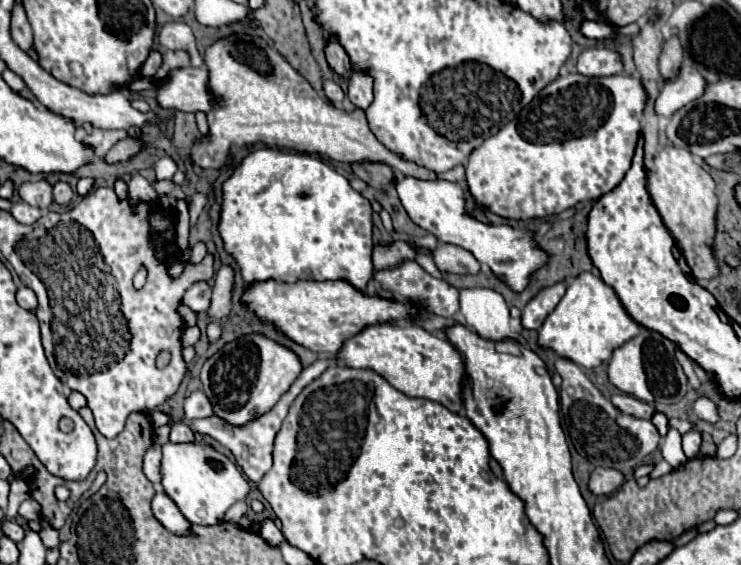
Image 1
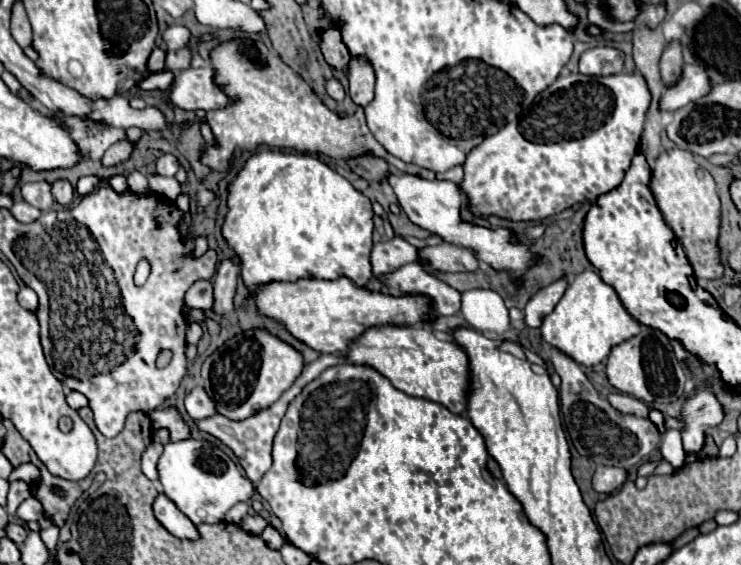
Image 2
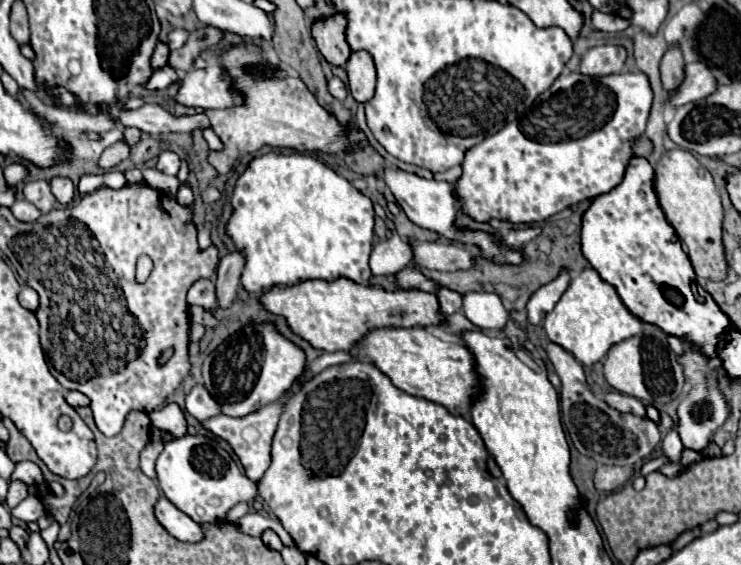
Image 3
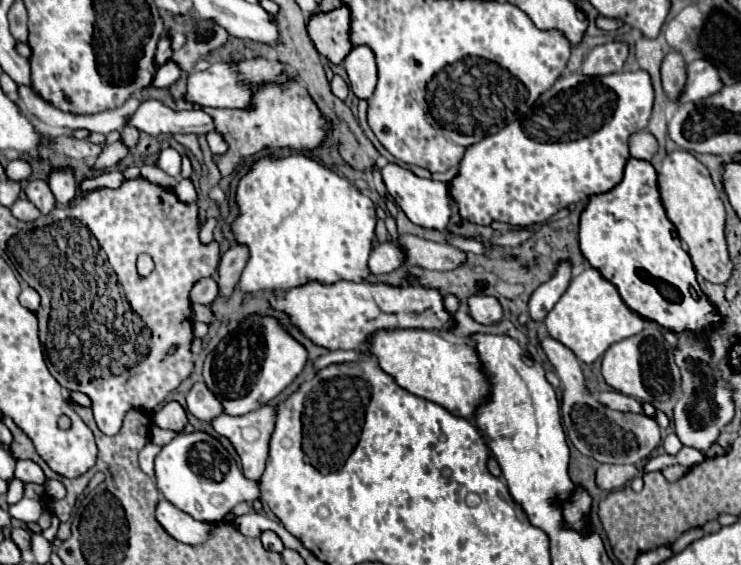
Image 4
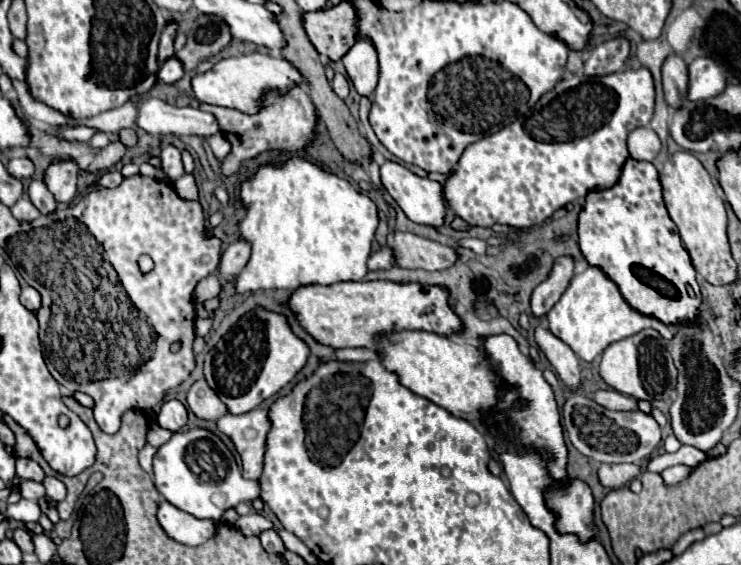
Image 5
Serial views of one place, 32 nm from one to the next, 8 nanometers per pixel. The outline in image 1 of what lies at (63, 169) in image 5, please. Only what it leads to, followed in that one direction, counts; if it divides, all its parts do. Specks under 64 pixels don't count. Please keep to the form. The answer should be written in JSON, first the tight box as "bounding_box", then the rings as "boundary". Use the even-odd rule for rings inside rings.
{"bounding_box":[54,182,72,204],"boundary":[[[56,182],[54,184],[54,200],[58,204],[68,204],[72,200],[72,188],[66,182]]]}

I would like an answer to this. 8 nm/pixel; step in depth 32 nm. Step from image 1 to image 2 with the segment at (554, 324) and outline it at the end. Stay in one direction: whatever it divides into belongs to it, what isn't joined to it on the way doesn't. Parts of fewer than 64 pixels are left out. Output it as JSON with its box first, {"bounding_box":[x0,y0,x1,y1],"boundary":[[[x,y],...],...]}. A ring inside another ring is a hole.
{"bounding_box":[542,270,642,368],"boundary":[[[584,270],[570,280],[568,290],[556,308],[544,318],[542,338],[564,354],[572,356],[578,364],[590,368],[600,364],[610,354],[614,344],[636,336],[640,326],[642,324],[624,308],[616,290],[604,284],[604,280],[594,270]]]}

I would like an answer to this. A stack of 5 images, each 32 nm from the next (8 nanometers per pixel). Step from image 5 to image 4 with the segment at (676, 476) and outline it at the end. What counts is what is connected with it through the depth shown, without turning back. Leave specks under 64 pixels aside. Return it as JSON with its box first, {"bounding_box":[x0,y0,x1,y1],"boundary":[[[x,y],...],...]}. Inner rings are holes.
{"bounding_box":[662,466,688,482],"boundary":[[[668,466],[668,468],[662,470],[662,474],[664,474],[664,478],[666,478],[668,482],[676,482],[676,480],[680,480],[682,476],[686,476],[686,472],[688,472],[686,466]]]}

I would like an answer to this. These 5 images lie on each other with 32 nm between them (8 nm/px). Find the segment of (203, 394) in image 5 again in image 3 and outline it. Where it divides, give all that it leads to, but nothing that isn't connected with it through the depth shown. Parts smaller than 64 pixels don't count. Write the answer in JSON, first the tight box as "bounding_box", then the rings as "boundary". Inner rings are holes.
{"bounding_box":[186,384,220,422],"boundary":[[[196,384],[190,394],[186,396],[186,410],[200,422],[218,416],[220,414],[220,404],[216,404],[216,400],[212,400],[212,394],[202,386]]]}

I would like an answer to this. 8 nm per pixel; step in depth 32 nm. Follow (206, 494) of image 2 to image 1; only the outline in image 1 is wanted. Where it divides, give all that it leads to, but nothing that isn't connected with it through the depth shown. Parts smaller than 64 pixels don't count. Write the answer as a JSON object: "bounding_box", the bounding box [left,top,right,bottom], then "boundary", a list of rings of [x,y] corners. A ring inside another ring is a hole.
{"bounding_box":[160,442,250,526],"boundary":[[[168,442],[162,446],[162,450],[164,454],[160,462],[160,472],[162,472],[164,492],[174,500],[174,504],[192,524],[204,524],[204,526],[218,524],[222,522],[226,510],[234,502],[246,500],[250,492],[248,480],[242,476],[242,472],[236,468],[236,464],[228,456],[214,450],[210,444]]]}

